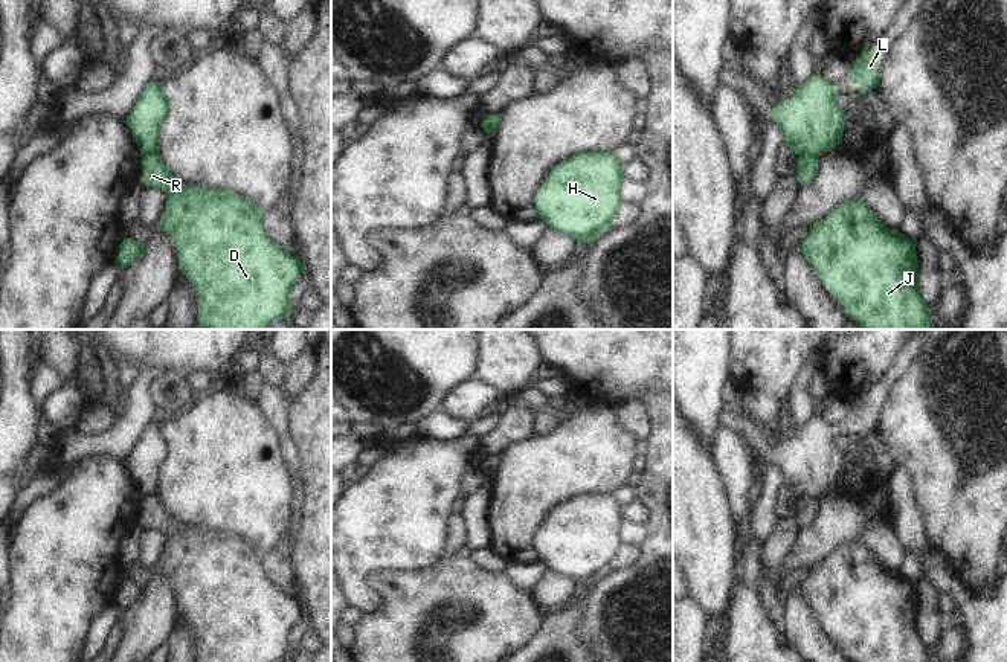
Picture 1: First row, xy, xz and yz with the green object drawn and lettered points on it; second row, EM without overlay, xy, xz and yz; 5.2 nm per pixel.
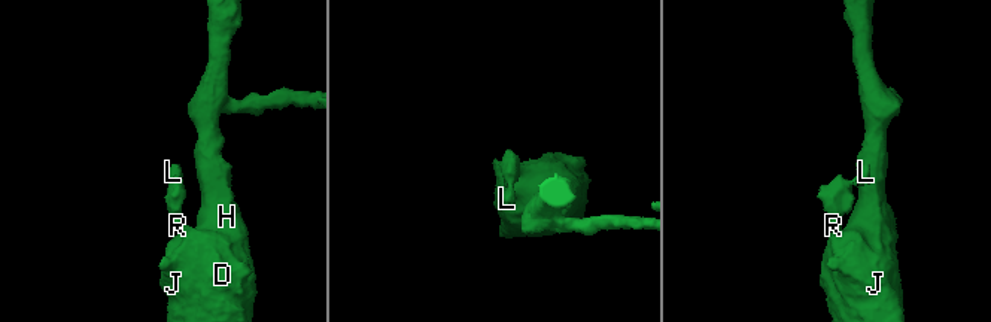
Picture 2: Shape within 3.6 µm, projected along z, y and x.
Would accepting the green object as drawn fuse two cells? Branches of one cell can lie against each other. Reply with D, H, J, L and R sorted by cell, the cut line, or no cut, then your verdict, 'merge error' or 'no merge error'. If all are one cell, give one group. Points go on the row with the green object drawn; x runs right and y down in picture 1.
groups D H J R / L; cut yz (800, 154), (809, 154), (817, 159); merge error

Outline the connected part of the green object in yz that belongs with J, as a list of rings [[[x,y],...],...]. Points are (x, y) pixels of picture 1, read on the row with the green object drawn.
[[[864,200],[839,204],[813,223],[799,247],[825,288],[844,305],[850,320],[864,329],[937,329],[919,290],[915,244],[899,229],[885,227]]]

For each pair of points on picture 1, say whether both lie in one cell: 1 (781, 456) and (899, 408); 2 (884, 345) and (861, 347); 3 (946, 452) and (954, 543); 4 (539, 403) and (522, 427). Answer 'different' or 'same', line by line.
1: different
2: same
3: same
4: different

